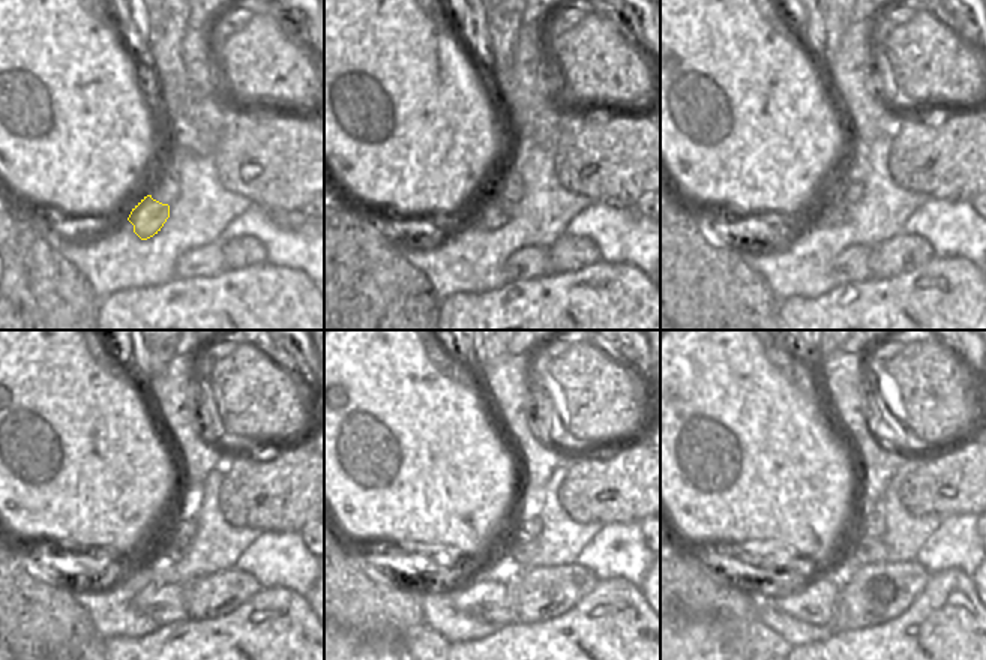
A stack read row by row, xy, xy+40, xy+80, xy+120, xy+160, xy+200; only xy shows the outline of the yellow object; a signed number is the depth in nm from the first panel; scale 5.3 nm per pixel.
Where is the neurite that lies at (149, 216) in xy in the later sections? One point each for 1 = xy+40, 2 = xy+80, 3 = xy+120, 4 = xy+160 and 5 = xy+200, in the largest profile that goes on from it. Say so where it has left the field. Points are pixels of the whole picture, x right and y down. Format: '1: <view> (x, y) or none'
1: xy+40 (494, 213)
2: xy+80 (835, 213)
3: xy+120 (170, 551)
4: xy+160 (518, 555)
5: xy+200 (866, 549)

